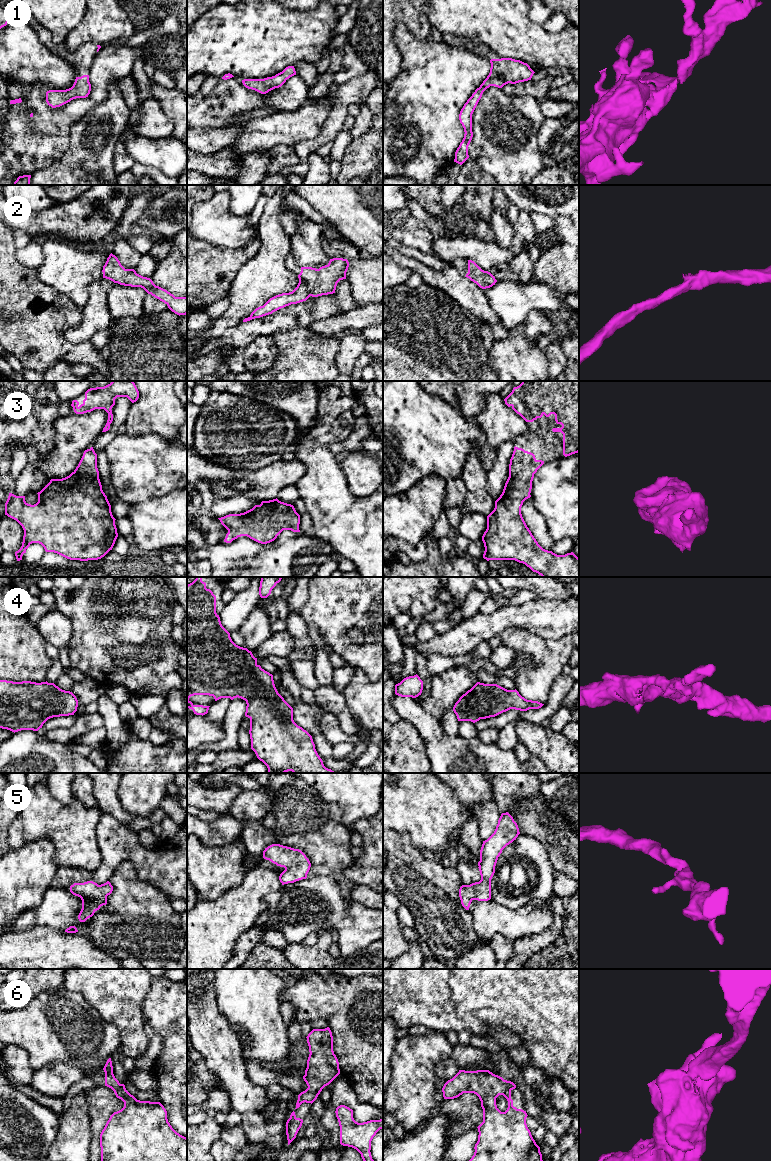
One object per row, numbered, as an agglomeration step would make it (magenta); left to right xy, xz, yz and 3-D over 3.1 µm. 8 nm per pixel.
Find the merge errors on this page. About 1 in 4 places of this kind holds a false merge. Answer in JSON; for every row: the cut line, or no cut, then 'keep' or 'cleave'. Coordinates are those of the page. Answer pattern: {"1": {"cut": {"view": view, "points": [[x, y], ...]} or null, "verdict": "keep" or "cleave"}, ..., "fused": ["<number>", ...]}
{"1": {"cut": null, "verdict": "keep"}, "2": {"cut": null, "verdict": "keep"}, "3": {"cut": null, "verdict": "keep"}, "4": {"cut": null, "verdict": "keep"}, "5": {"cut": null, "verdict": "keep"}, "6": {"cut": null, "verdict": "keep"}, "fused": []}

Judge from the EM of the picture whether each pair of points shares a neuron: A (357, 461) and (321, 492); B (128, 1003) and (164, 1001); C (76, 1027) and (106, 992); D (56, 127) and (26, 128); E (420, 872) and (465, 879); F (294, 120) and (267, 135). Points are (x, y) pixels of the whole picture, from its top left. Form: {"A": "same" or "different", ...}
{"A": "different", "B": "different", "C": "different", "D": "same", "E": "different", "F": "same"}

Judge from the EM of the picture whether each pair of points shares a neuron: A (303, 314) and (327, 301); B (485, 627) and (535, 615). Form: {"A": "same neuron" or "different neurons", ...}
{"A": "same neuron", "B": "same neuron"}

